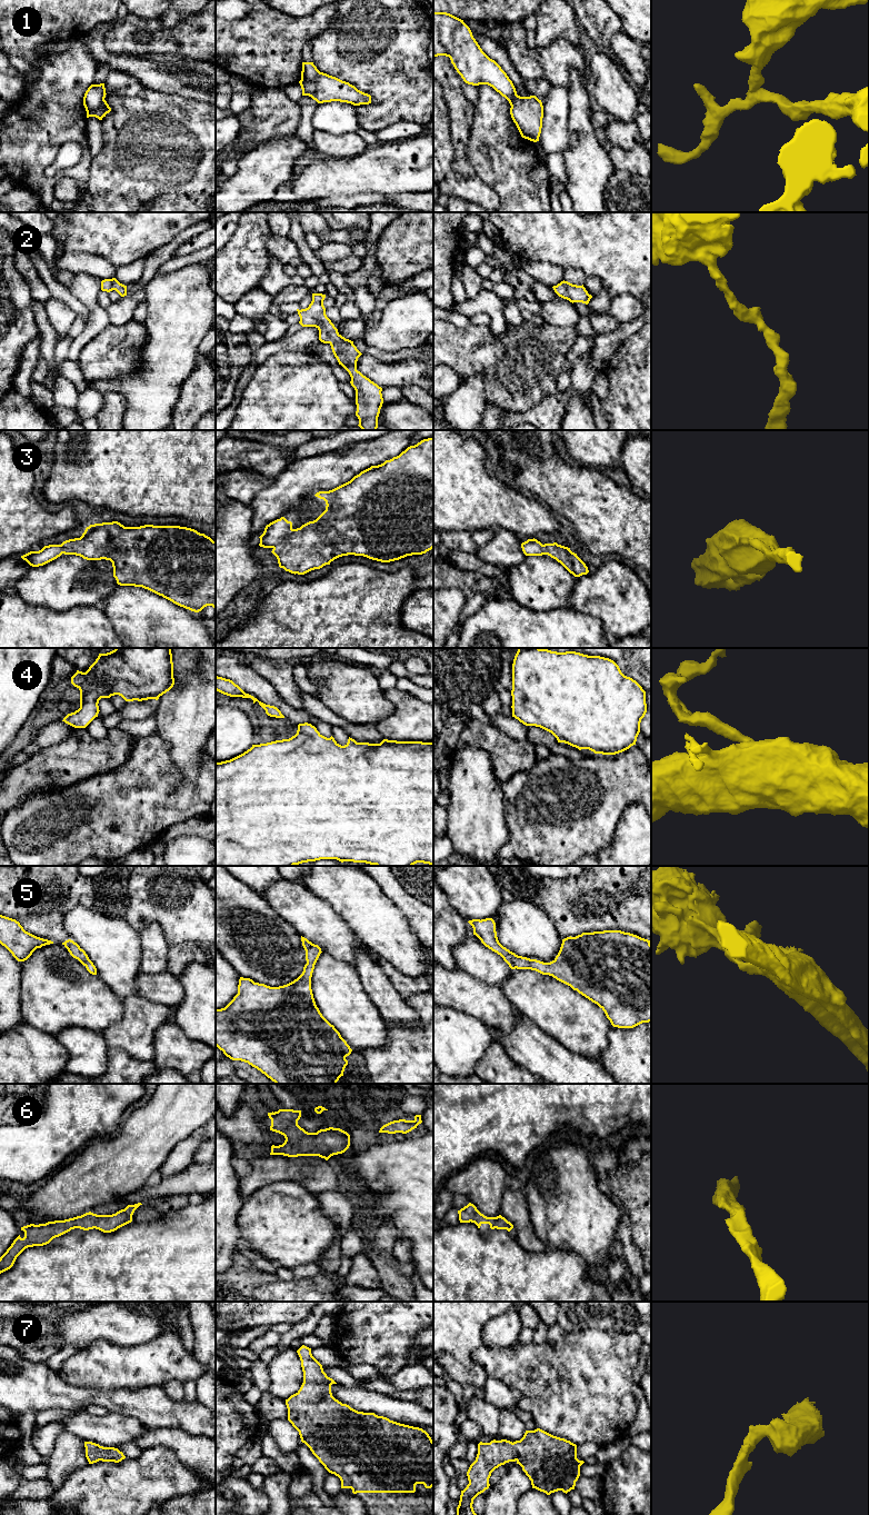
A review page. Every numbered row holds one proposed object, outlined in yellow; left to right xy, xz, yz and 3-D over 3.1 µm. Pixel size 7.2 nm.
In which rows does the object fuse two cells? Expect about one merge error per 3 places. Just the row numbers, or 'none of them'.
1

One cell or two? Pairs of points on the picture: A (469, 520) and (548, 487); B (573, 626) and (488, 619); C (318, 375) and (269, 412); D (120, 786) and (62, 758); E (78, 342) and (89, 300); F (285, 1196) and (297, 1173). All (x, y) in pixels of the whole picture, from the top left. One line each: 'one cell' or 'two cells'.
A: two cells
B: one cell
C: one cell
D: two cells
E: one cell
F: two cells

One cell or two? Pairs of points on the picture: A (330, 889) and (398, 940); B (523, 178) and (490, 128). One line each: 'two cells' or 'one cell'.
A: one cell
B: one cell

